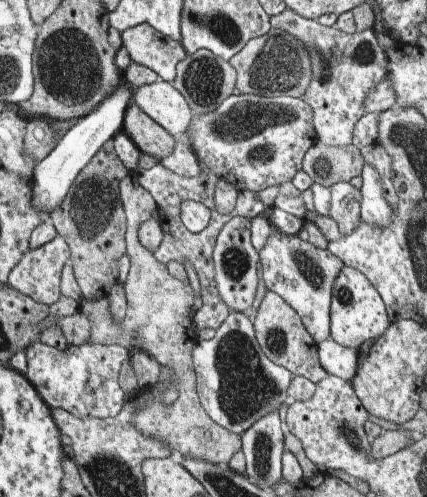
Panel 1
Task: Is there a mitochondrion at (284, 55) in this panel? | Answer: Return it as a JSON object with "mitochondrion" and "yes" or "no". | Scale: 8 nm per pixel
{"mitochondrion":"yes"}

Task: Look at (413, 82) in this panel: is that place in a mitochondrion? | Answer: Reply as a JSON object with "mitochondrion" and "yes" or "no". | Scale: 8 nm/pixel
{"mitochondrion":"no"}

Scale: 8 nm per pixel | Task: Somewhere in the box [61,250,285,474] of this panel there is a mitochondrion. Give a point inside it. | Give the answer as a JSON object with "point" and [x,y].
{"point":[243,388]}

